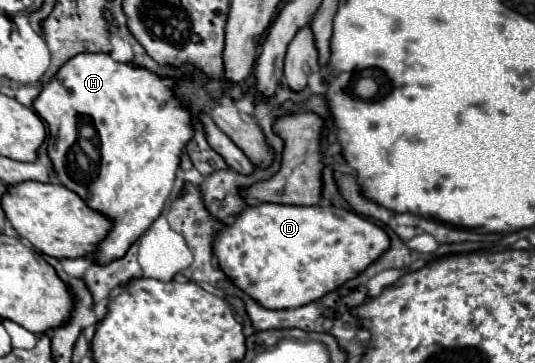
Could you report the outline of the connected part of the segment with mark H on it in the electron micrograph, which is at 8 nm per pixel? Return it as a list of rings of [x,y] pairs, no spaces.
[[[78,54],[76,58],[70,58],[60,70],[58,74],[50,80],[50,84],[46,84],[40,92],[40,96],[36,98],[34,102],[34,112],[48,122],[48,128],[50,128],[50,148],[48,148],[48,154],[52,158],[52,164],[56,166],[56,176],[58,180],[74,190],[82,200],[86,200],[86,204],[106,216],[110,216],[114,220],[114,226],[112,230],[108,232],[108,236],[100,242],[98,246],[98,252],[94,254],[94,260],[96,262],[110,262],[110,260],[116,260],[120,256],[126,254],[128,246],[138,240],[150,226],[152,222],[160,216],[170,192],[172,192],[172,186],[174,186],[174,178],[176,178],[176,170],[180,168],[180,154],[184,150],[184,146],[190,142],[192,138],[192,116],[190,116],[190,108],[174,94],[174,84],[176,80],[174,78],[164,78],[164,76],[158,76],[154,72],[150,72],[148,68],[142,68],[142,66],[134,66],[132,62],[116,62],[110,54]]]

